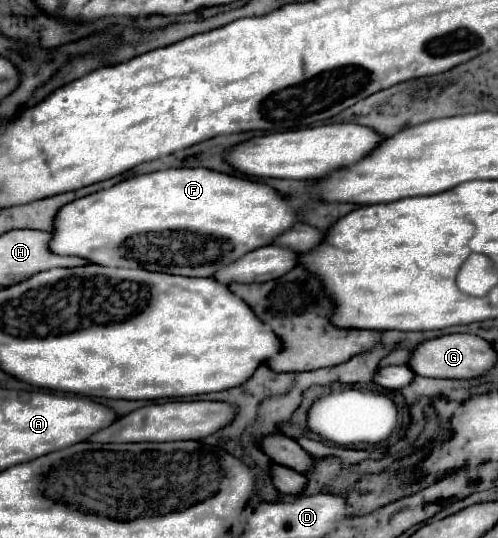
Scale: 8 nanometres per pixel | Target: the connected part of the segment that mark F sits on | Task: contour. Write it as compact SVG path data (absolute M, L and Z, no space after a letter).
M169 168L127 178L107 190L77 198L53 218L49 250L57 256L79 256L99 266L143 268L151 272L207 278L219 266L235 262L243 254L271 244L271 238L299 220L299 210L273 188L245 178L213 172L207 168Z

